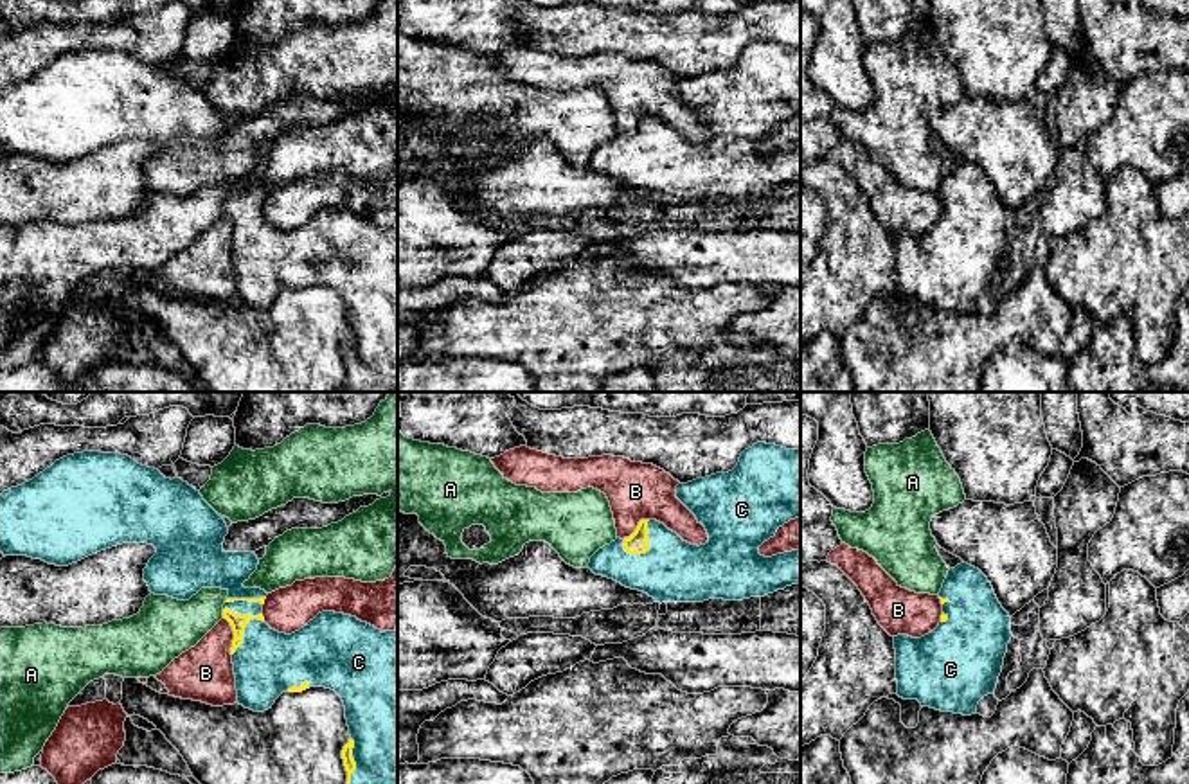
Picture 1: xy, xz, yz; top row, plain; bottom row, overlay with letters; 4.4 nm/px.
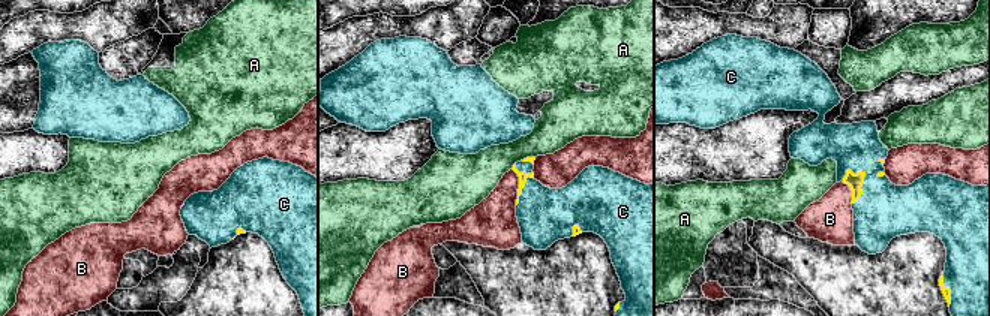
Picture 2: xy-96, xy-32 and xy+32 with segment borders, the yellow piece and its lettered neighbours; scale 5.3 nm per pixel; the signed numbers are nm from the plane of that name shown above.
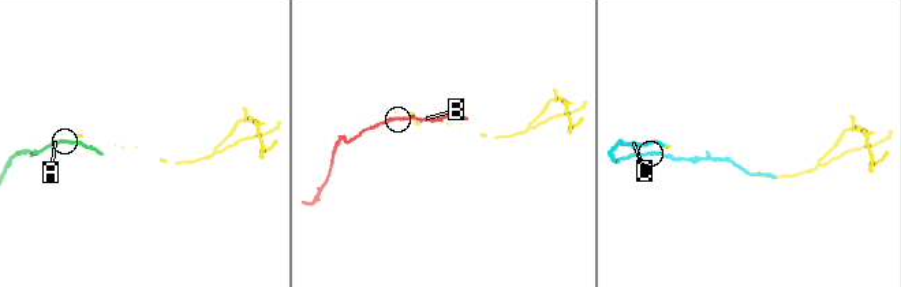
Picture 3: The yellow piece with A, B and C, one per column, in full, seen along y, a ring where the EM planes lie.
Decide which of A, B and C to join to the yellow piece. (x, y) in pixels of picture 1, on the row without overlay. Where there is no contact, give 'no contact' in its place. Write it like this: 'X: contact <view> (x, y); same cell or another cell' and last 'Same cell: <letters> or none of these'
A: contact xy (223, 211); another cell
B: contact xy (234, 234); another cell
C: contact xy (241, 231); same cell
Same cell: C

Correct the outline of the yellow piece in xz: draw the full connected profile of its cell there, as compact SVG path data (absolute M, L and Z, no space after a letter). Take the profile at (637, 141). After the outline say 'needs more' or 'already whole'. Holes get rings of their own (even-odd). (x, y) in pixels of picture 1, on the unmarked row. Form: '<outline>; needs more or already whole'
M757 40L745 47L738 63L676 83L676 95L709 131L705 142L691 142L657 117L640 117L630 135L599 146L588 160L595 173L621 180L655 200L743 198L764 194L800 180L800 147L764 155L759 144L790 117L800 115L800 47Z; needs more

